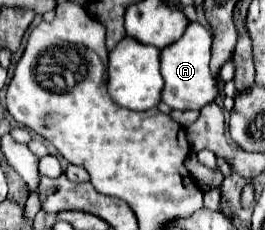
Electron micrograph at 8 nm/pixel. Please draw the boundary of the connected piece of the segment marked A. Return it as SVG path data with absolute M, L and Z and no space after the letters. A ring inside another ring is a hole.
M189 23L183 37L173 45L161 51L161 75L165 79L165 87L161 91L161 101L171 109L201 109L203 105L215 101L219 87L209 71L209 55L211 55L211 33L199 23Z

